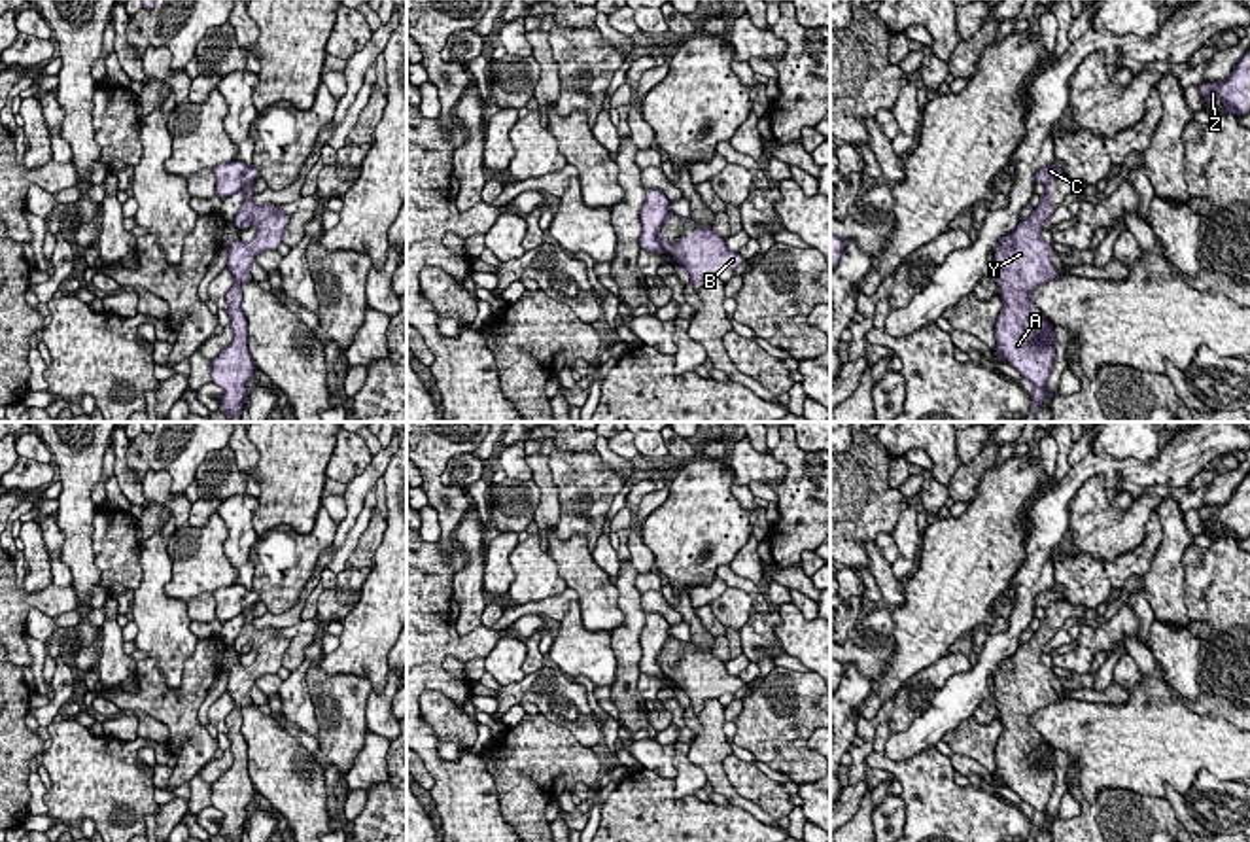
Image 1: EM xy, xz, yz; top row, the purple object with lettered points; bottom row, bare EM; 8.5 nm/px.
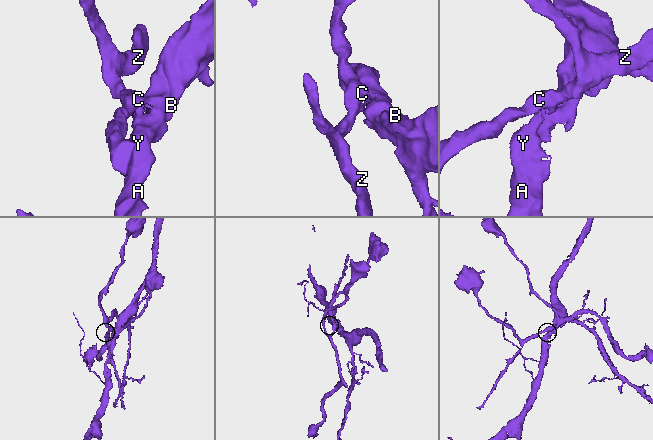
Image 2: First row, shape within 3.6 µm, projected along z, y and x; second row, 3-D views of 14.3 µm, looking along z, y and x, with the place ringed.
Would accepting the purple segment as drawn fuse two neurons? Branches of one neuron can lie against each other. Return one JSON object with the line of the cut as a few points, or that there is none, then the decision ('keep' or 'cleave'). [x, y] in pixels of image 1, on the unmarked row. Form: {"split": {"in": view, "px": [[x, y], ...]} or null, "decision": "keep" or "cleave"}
{"split": {"in": "xz", "px": [[657, 657], [664, 674]]}, "decision": "cleave"}

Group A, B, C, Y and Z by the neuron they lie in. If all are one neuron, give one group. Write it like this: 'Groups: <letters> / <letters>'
Groups: A B Y / C Z

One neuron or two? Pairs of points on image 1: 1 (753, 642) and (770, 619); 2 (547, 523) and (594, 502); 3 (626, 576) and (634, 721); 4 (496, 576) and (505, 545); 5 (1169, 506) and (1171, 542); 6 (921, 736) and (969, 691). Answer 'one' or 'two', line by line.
1: one
2: two
3: one
4: one
5: one
6: one

